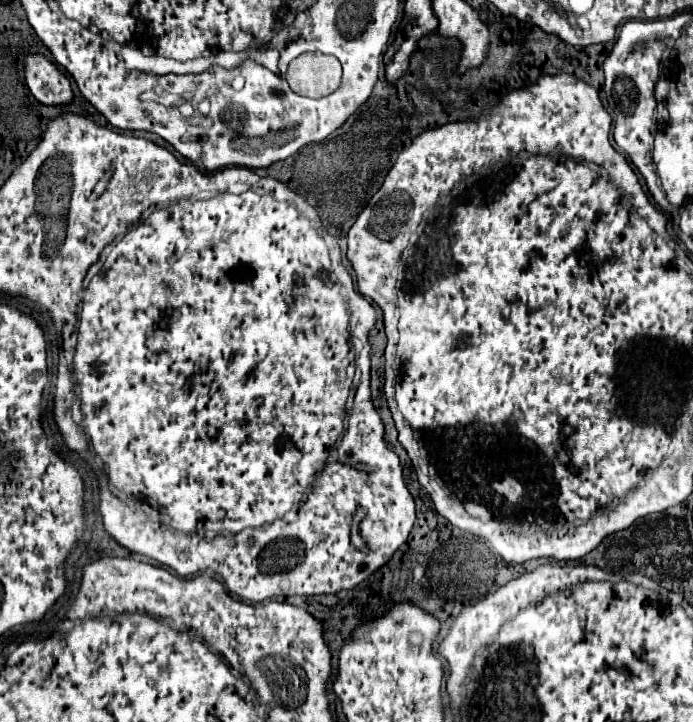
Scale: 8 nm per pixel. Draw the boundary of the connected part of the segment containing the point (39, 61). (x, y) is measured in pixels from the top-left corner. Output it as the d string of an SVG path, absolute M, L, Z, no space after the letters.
M44 54L24 56L26 84L42 104L68 104L72 100L70 80Z

